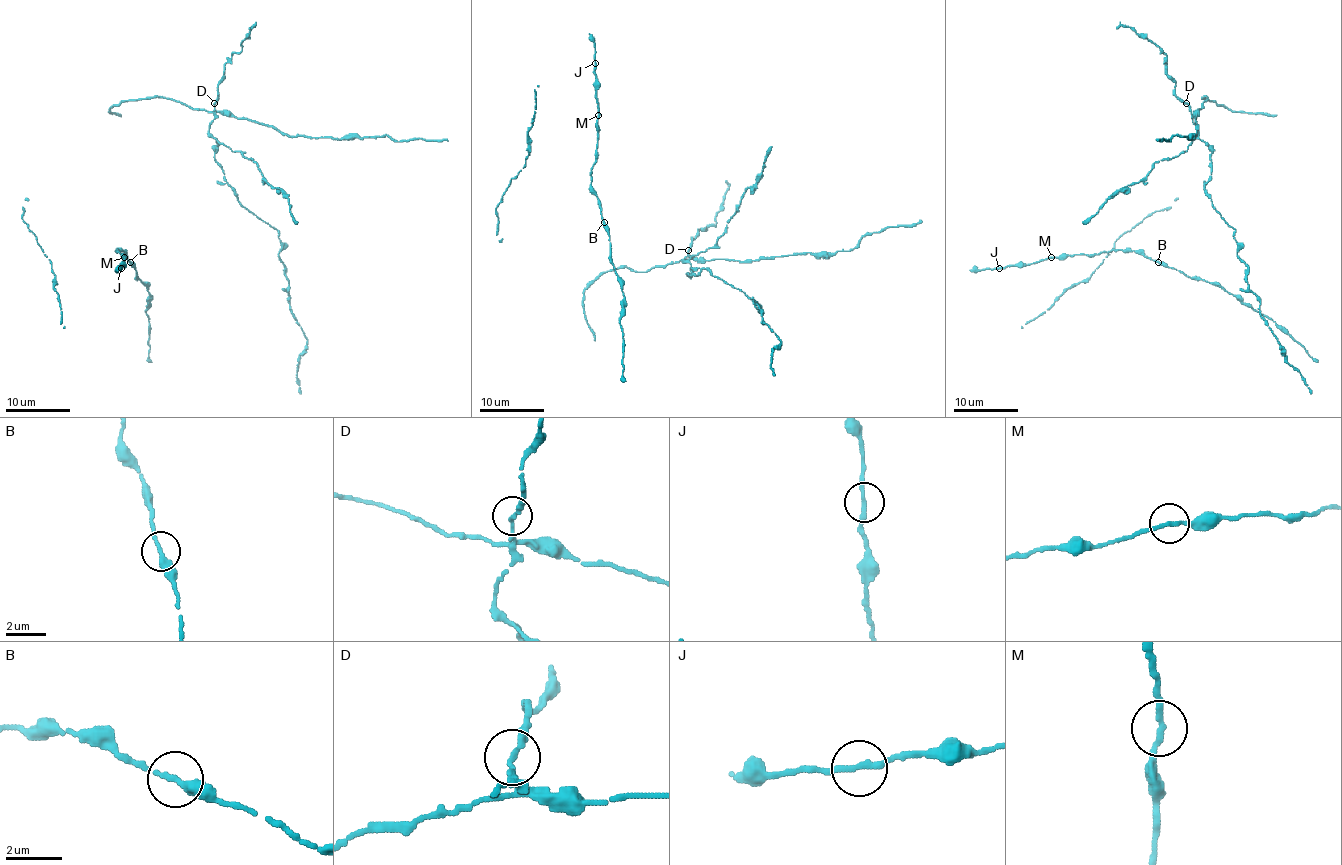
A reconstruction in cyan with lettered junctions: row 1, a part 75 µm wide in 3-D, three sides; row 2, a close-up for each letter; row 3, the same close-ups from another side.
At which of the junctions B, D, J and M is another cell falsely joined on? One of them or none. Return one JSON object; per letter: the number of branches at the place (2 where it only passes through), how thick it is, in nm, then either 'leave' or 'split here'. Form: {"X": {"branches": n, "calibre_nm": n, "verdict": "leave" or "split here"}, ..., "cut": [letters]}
{"B": {"branches": 2, "calibre_nm": 280, "verdict": "leave"}, "D": {"branches": 2, "calibre_nm": 240, "verdict": "leave"}, "J": {"branches": 2, "calibre_nm": 240, "verdict": "leave"}, "M": {"branches": 2, "calibre_nm": 220, "verdict": "leave"}, "cut": []}

